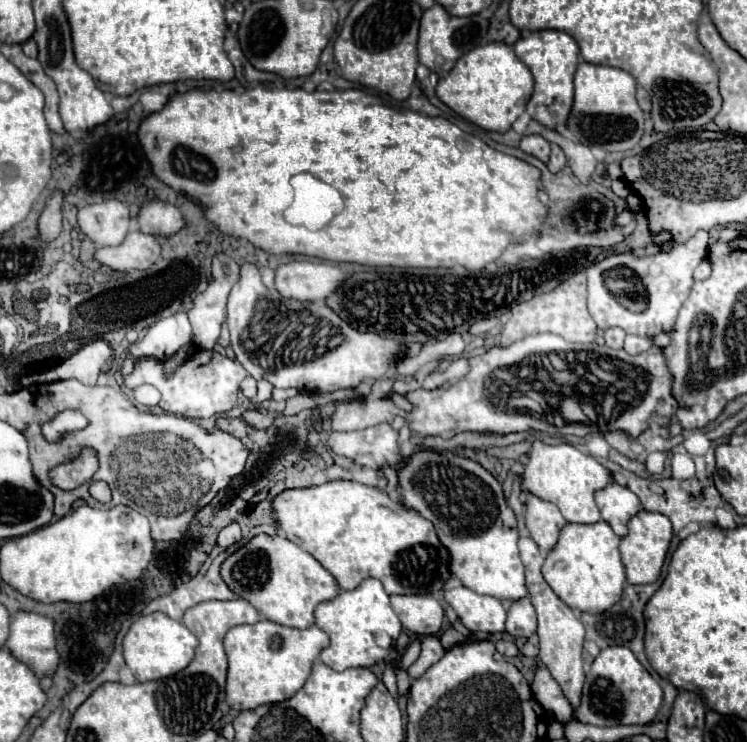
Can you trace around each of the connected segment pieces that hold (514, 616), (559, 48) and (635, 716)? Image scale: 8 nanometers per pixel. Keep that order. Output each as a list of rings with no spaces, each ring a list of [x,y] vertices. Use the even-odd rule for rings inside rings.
[[[529,598],[515,600],[513,606],[507,612],[507,628],[511,636],[515,638],[529,638],[537,630],[537,614],[531,606]]]
[[[539,30],[531,32],[515,44],[515,54],[529,66],[535,78],[535,92],[527,102],[527,114],[541,126],[557,130],[557,126],[567,126],[569,112],[573,108],[573,76],[579,64],[579,46],[567,34],[559,30]]]
[[[609,646],[591,664],[587,672],[581,704],[575,718],[585,724],[595,726],[615,726],[615,724],[649,724],[653,722],[663,700],[663,690],[657,680],[641,666],[625,646]],[[635,696],[635,698],[633,698]],[[643,696],[643,698],[637,698]]]

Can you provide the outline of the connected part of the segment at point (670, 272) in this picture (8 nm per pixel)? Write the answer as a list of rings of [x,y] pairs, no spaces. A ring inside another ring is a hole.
[[[697,232],[691,240],[683,244],[675,244],[671,252],[655,252],[651,256],[635,256],[633,252],[627,254],[611,254],[599,264],[593,264],[585,270],[587,276],[588,310],[593,317],[597,327],[606,330],[611,327],[620,326],[629,334],[637,334],[643,338],[653,338],[661,332],[671,330],[677,318],[681,304],[689,296],[689,290],[693,286],[693,270],[697,264],[705,258],[705,248],[707,248],[709,234],[707,232]],[[611,266],[631,266],[635,274],[645,276],[645,286],[647,286],[647,300],[628,300],[623,297],[623,305],[611,292],[605,288],[603,282],[603,272],[609,270]]]

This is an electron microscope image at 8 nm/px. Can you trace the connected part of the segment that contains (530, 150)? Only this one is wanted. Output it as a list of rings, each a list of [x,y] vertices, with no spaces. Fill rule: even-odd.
[[[537,134],[533,136],[523,136],[521,138],[521,146],[519,146],[523,152],[539,158],[543,164],[549,162],[549,154],[551,154],[551,148],[549,148],[549,142]]]

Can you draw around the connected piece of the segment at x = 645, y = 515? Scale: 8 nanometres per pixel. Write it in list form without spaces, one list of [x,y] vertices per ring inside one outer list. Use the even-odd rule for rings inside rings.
[[[641,510],[635,518],[631,518],[629,534],[621,540],[621,546],[619,546],[629,584],[651,584],[659,578],[671,538],[673,538],[673,526],[665,514]]]

